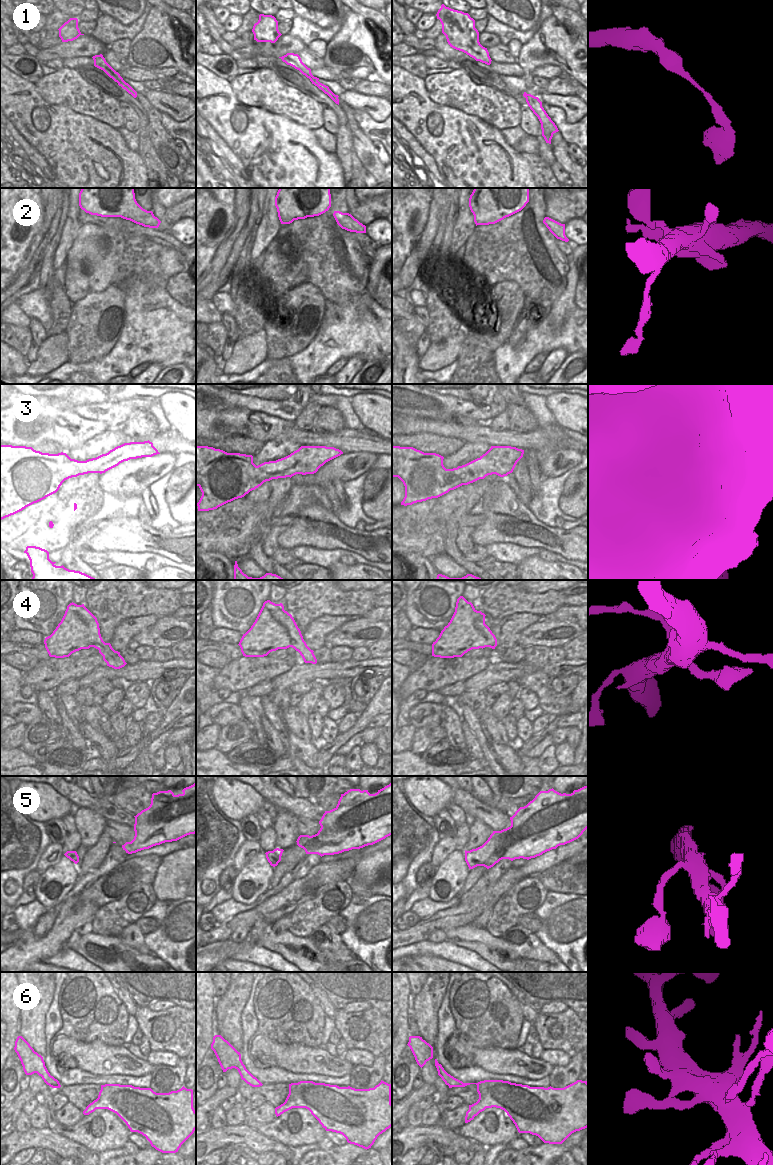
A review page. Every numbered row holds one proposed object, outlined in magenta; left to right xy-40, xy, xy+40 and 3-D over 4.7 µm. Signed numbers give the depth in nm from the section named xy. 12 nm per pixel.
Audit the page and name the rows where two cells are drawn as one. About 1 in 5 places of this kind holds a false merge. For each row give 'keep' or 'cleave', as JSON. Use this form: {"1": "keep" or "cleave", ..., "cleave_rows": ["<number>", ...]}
{"1": "keep", "2": "keep", "3": "cleave", "4": "keep", "5": "keep", "6": "keep", "cleave_rows": ["3"]}

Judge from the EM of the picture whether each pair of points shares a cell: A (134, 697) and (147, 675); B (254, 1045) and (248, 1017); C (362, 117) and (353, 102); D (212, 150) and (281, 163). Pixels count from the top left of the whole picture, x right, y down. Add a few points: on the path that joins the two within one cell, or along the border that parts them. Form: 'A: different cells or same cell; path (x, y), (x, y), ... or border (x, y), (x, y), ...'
A: different cells; border (149, 681), (126, 683)
B: different cells; border (250, 1040), (247, 1045), (247, 1052), (253, 1059)
C: different cells; border (354, 109), (364, 110), (377, 122)
D: same cell; path (229, 163), (264, 163)

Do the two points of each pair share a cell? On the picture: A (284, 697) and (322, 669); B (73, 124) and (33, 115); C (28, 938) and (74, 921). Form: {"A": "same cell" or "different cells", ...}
{"A": "different cells", "B": "same cell", "C": "same cell"}

